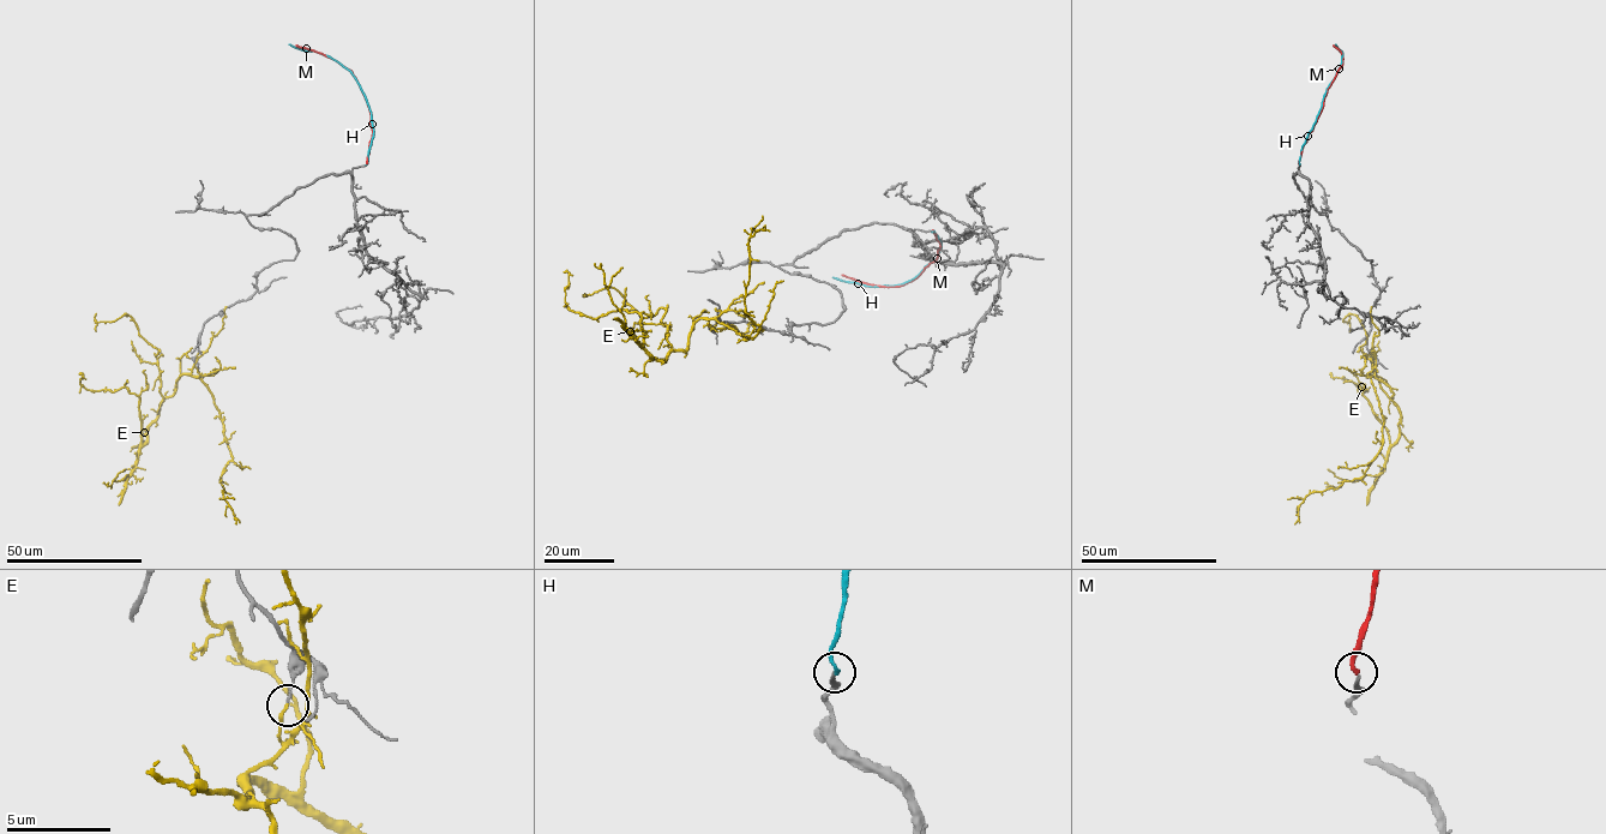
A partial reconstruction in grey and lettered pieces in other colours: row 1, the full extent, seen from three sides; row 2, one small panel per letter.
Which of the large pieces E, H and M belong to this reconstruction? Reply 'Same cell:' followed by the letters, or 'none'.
Same cell: M

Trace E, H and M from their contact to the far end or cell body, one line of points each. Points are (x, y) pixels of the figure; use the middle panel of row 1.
E: (710, 325), (699, 318), (685, 352), (650, 359), (641, 316), (575, 312), (563, 271)
H: (932, 230), (940, 240), (939, 253), (915, 277), (898, 284), (867, 286), (832, 277)
M: (932, 230), (939, 242), (938, 257), (901, 286), (876, 286), (842, 275)

